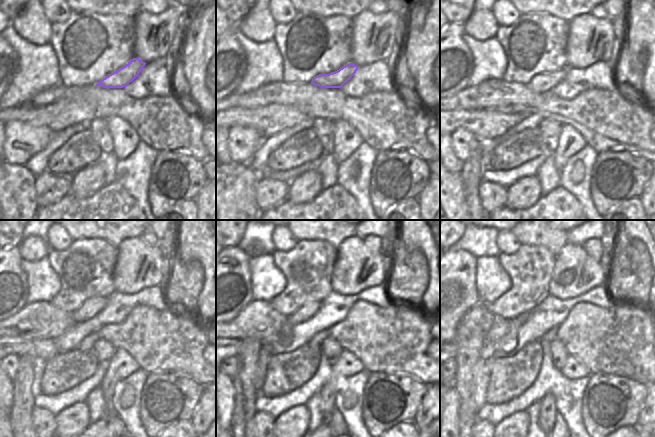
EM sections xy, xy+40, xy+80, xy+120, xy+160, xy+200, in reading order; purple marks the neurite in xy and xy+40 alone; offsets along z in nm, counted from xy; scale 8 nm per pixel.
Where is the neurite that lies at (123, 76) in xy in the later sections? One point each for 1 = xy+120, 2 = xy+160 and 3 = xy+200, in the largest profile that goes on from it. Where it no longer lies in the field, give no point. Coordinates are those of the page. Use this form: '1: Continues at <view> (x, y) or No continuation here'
1: Continues at xy+120 (90, 308)
2: Continues at xy+160 (307, 311)
3: Continues at xy+200 (523, 316).

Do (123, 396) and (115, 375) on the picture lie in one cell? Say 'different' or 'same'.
different

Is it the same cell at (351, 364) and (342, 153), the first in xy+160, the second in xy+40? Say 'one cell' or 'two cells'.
one cell

